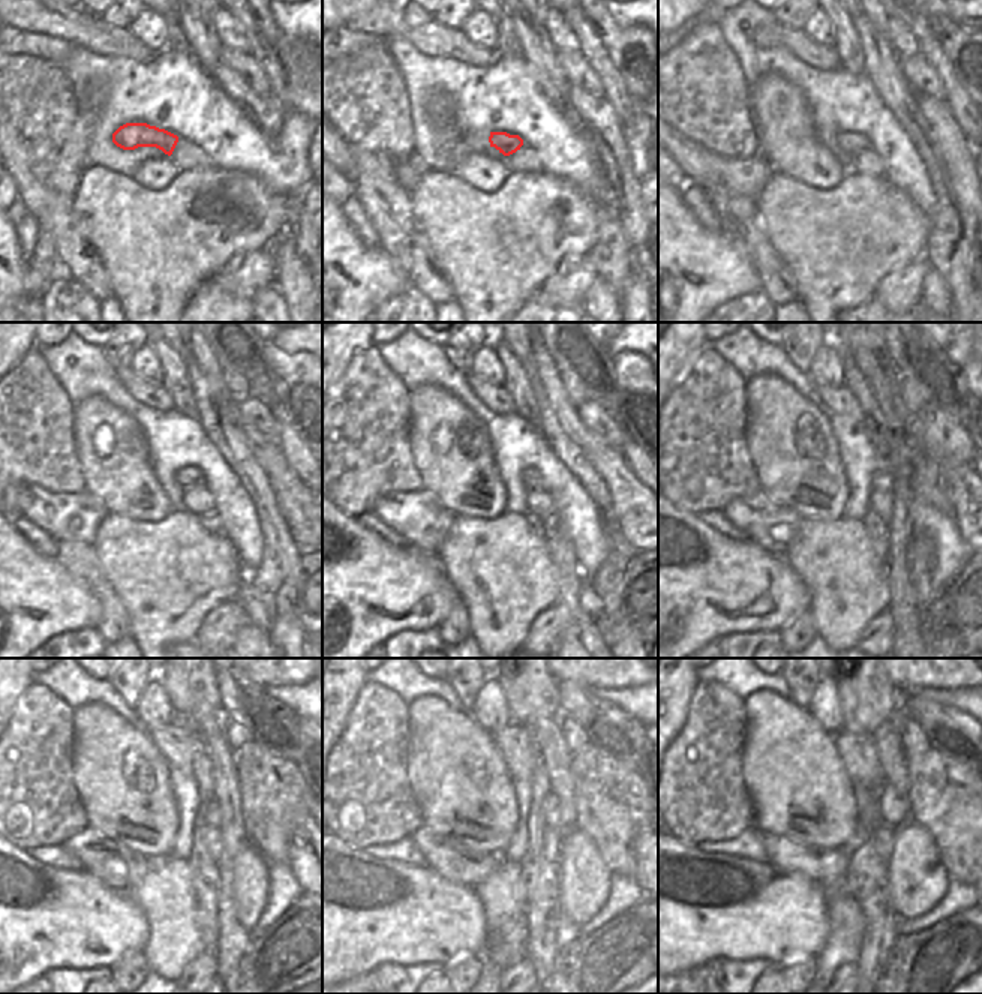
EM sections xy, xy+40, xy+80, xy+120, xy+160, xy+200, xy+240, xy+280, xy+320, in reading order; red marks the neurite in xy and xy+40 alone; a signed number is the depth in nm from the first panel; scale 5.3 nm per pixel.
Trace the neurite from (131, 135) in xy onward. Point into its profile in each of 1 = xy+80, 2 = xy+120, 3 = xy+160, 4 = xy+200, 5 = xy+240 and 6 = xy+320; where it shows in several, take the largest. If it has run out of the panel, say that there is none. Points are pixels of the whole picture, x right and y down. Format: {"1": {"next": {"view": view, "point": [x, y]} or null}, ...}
{"1": {"next": {"view": "xy+80", "point": [852, 143]}}, "2": {"next": {"view": "xy+120", "point": [185, 477]}}, "3": {"next": {"view": "xy+160", "point": [529, 477]}}, "4": {"next": {"view": "xy+200", "point": [880, 482]}}, "5": {"next": {"view": "xy+240", "point": [212, 816]}}, "6": {"next": {"view": "xy+320", "point": [894, 808]}}}

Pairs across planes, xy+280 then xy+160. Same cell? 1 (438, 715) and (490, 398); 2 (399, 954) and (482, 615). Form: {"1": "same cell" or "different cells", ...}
{"1": "different cells", "2": "different cells"}

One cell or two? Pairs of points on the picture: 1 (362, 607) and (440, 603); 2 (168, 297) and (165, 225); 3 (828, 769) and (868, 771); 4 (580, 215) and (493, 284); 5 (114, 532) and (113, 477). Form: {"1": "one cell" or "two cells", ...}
{"1": "one cell", "2": "one cell", "3": "two cells", "4": "one cell", "5": "two cells"}

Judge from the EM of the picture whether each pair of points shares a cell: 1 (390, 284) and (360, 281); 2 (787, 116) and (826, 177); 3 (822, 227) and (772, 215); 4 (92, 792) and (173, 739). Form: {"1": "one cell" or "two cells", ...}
{"1": "one cell", "2": "one cell", "3": "one cell", "4": "two cells"}

